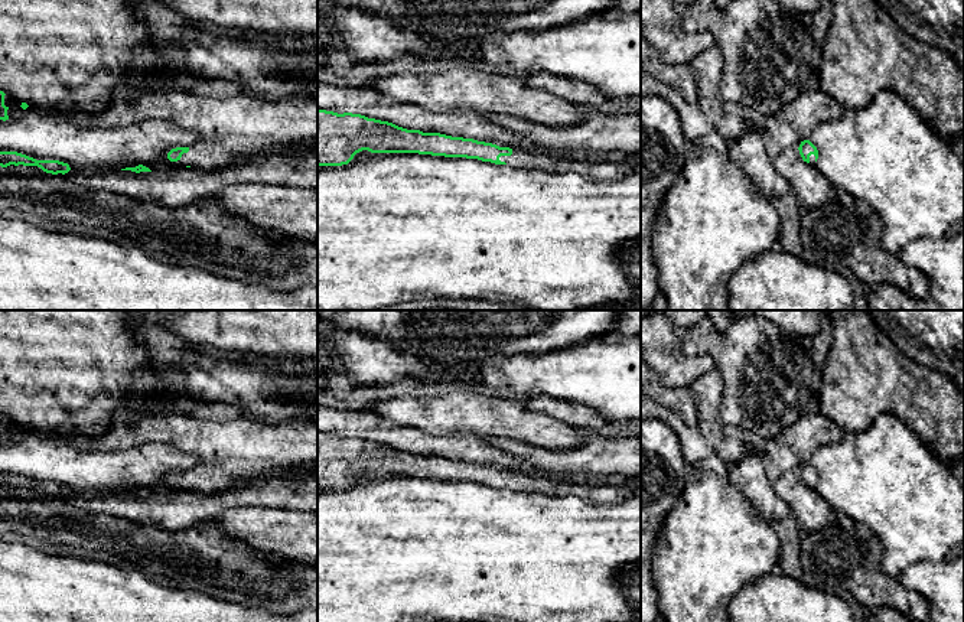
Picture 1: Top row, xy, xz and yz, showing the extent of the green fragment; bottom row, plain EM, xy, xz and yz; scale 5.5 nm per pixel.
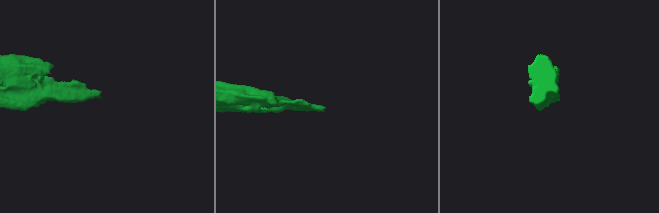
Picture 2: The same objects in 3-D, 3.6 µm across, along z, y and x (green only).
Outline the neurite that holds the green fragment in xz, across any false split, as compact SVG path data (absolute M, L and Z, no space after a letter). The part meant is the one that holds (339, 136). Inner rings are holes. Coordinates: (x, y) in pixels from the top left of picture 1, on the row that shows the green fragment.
M317 110L317 166L348 165L362 150L478 159L548 173L579 173L592 180L622 179L635 169L628 163L567 160L545 152L525 152L473 139L407 130L361 114Z

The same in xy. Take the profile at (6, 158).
M0 152L0 166L7 167L10 165L19 166L38 166L46 173L58 175L58 173L68 173L71 170L68 163L59 160L36 160L26 154L17 152Z

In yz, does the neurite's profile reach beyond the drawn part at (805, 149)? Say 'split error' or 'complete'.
split error

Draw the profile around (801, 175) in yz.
M789 149L774 159L774 166L791 183L798 196L799 208L817 208L837 198L837 189L818 172L802 160L798 149Z

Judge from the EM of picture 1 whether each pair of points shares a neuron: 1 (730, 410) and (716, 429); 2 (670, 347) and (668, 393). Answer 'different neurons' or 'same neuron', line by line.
1: different neurons
2: different neurons

